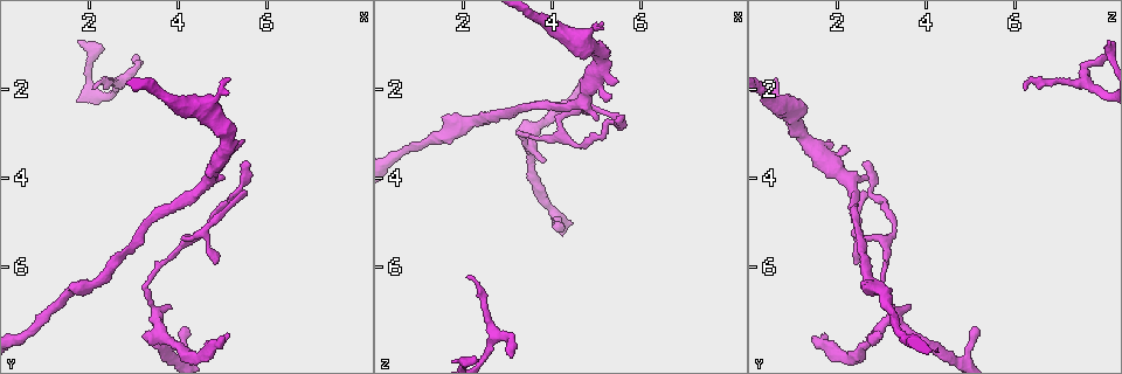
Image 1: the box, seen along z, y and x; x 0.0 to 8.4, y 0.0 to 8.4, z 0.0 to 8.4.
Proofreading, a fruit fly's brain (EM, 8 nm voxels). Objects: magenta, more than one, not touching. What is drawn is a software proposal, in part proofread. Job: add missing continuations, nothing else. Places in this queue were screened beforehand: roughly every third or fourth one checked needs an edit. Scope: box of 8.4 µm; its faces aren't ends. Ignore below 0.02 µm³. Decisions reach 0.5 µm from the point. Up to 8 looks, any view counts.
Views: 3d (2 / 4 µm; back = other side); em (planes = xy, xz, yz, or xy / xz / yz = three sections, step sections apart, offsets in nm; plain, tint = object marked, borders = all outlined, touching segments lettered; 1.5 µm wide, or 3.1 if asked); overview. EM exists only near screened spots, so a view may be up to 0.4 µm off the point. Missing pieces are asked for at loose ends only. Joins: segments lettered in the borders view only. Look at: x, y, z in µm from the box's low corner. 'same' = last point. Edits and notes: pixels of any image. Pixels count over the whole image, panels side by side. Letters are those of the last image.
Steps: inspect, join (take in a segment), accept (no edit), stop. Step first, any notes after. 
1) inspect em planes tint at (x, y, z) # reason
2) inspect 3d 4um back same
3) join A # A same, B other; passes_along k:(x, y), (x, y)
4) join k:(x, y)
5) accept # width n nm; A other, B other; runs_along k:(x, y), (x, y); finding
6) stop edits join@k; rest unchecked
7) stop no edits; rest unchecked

inspect 3d 4um at (4.80, 5.95, 2.40) # tapers out

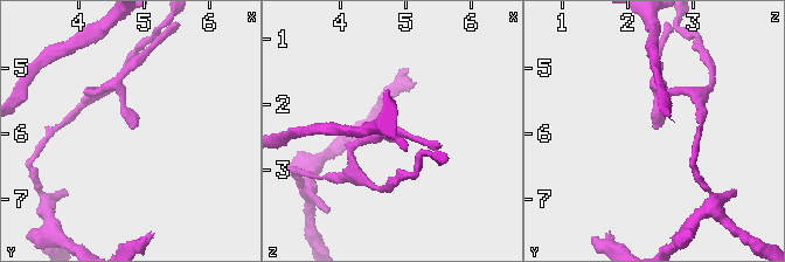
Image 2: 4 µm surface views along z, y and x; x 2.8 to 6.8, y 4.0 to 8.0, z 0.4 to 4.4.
inspect em xz step 4 tint at (4.85, 5.90, 2.40) # shape alone is not enough

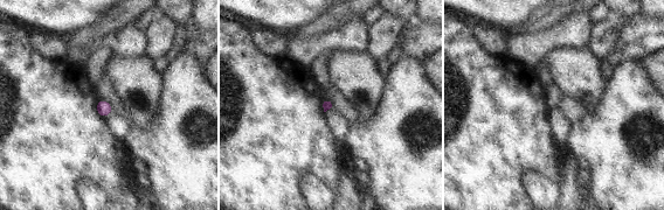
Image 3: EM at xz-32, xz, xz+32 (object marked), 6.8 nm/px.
inspect em planes borders same # another direction

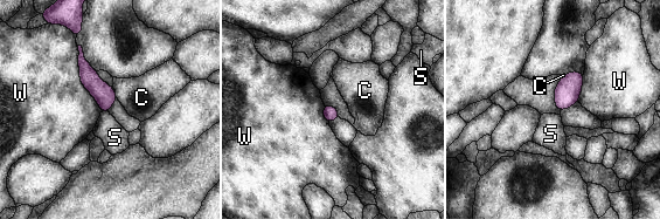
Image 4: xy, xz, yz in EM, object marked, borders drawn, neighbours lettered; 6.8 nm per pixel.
accept # C other, S other, W other; runs_along 4:(81, 57), (105, 96), (105, 109); no lettered segment goes on from it

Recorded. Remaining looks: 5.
inspect 3d 4um at (3.80, 6.85, 3.65) # thin end

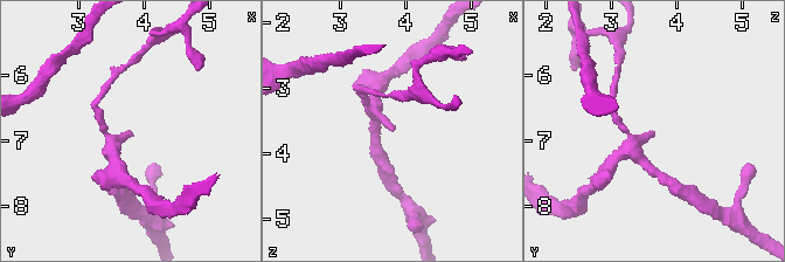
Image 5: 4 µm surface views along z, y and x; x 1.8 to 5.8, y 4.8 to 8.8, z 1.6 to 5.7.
inspect em xy step 8 tint at (3.85, 6.90, 3.70)

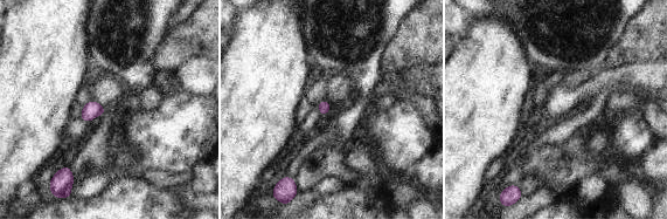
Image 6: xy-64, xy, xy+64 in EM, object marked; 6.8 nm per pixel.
inspect em planes borders same

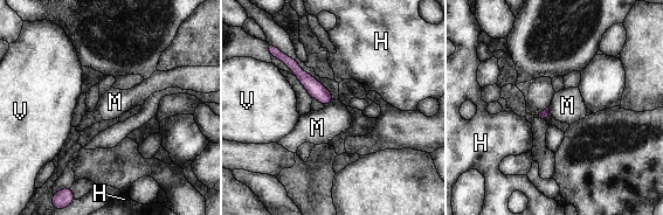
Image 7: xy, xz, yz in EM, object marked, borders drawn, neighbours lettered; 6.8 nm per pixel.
accept # longest_contact M 70 nm; H other, M other, V other; runs_along 7:(287, 60), (319, 92), (330, 98); none of them fits

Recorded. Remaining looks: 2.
inspect em planes tint at (5.65, 3.70, 2.55)

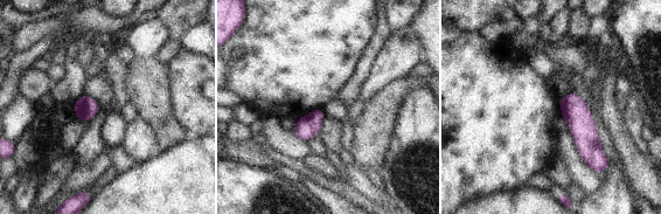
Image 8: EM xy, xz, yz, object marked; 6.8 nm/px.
inspect em planes borders same # what lies round it

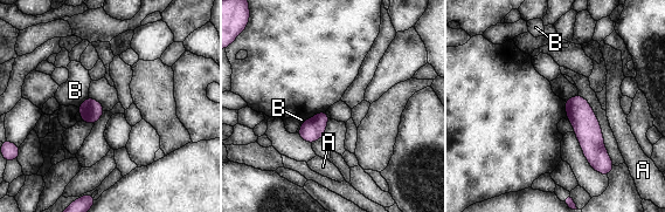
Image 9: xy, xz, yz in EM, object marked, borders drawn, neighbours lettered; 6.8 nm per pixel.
accept # A other, B other; runs_along 9:(575, 98), (595, 151), (595, 164); none of them fits

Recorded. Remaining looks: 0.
stop no edits; rest unchecked

